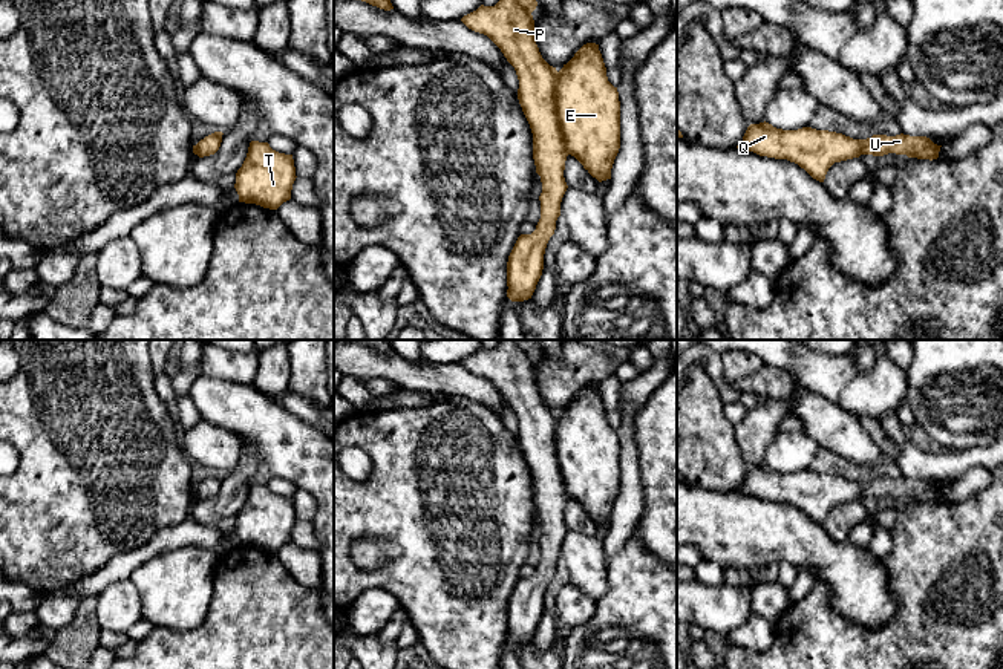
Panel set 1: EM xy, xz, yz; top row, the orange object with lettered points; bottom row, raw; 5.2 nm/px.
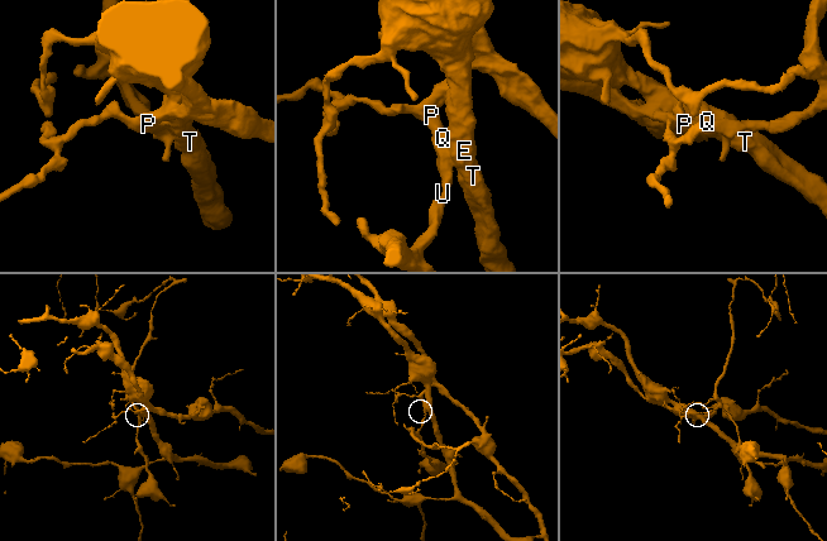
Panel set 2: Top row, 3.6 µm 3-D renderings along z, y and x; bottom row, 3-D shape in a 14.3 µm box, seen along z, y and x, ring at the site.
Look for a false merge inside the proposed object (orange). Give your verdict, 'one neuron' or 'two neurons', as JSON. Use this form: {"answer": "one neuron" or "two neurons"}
{"answer": "one neuron"}

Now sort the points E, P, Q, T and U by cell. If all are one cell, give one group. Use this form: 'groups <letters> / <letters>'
groups E P Q T U

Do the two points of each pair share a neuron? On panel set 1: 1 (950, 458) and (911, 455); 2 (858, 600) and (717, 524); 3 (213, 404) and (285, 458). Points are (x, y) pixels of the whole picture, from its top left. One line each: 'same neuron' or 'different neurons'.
1: same neuron
2: same neuron
3: same neuron

